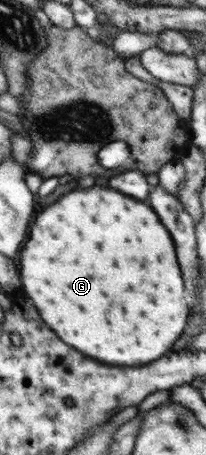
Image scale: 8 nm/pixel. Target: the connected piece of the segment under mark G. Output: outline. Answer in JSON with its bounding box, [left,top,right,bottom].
[18,187,189,365]

